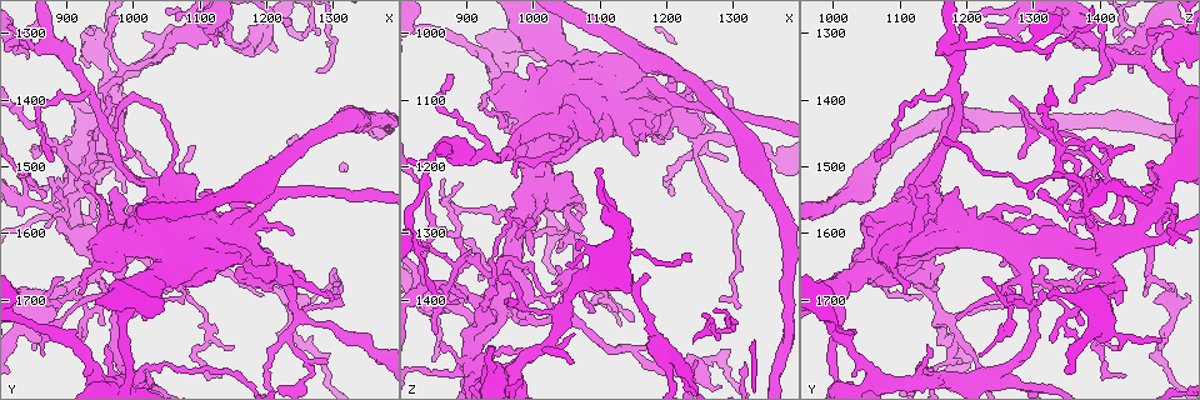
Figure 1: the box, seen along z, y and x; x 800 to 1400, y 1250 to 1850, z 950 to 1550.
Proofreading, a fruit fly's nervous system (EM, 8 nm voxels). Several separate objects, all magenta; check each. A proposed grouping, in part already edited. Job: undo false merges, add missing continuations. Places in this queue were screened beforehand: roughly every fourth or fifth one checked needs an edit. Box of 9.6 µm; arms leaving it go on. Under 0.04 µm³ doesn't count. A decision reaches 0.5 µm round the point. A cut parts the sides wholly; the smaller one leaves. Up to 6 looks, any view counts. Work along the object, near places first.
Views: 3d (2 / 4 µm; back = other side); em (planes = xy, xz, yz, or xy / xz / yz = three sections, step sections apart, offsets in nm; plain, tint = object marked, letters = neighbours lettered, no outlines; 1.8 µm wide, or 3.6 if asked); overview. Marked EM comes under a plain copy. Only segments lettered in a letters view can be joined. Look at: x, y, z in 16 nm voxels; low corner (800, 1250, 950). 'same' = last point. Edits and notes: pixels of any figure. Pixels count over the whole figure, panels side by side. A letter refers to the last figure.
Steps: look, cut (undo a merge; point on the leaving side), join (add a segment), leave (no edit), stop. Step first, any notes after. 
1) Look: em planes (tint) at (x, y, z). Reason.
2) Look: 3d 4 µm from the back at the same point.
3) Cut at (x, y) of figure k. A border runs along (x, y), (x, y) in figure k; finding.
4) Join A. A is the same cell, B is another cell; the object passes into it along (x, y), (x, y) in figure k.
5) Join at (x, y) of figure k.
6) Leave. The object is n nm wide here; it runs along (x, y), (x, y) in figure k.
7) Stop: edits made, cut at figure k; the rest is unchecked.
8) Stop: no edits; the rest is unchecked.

Look: em xz step 4 (tint) at (910, 1570, 1475). Four arms meet.

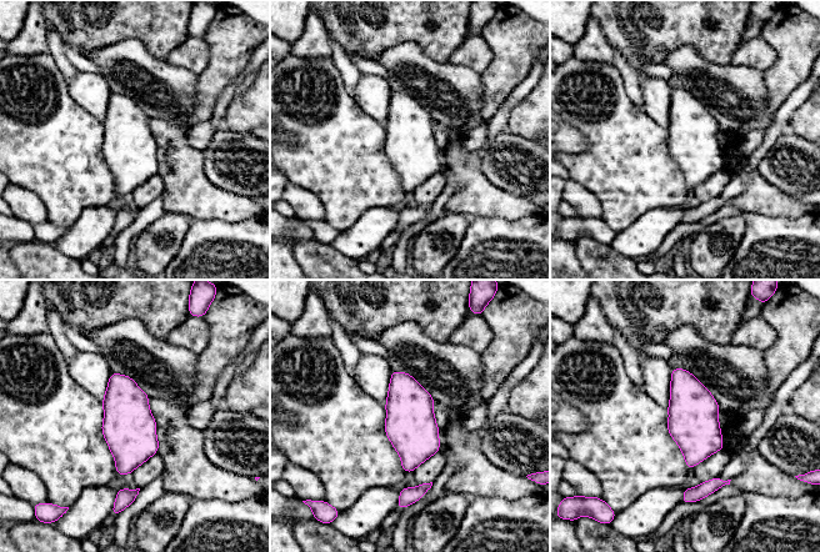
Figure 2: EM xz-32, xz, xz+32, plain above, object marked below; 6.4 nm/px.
Look: em xy step 4 (letters) at the same point.

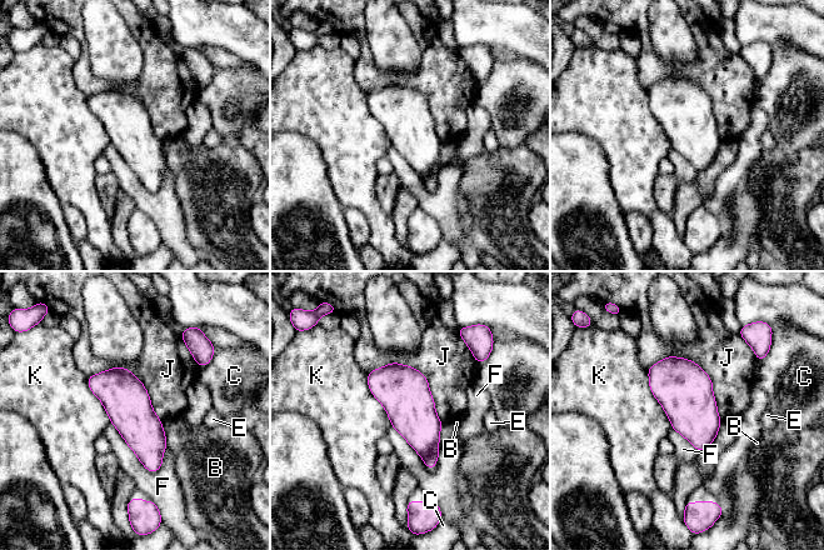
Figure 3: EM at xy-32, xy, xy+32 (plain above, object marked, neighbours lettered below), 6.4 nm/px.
Leave. B, C, E, F, J and K are other cells; one neuron here.

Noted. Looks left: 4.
Look: em 3.6 µm planes (letters) at (855, 1475, 1450). Tapers out.

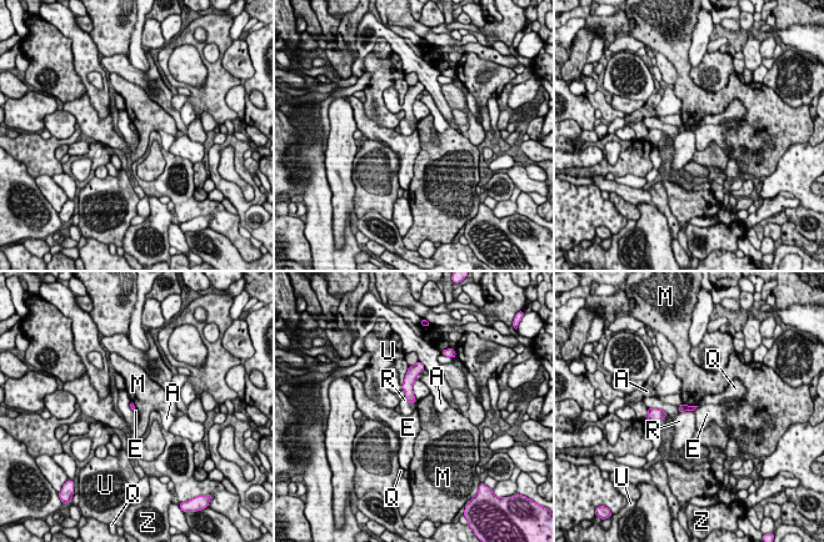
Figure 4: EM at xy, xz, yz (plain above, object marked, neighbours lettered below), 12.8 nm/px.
Leave. A, E, M, Q, R, U and Z are other cells; a border runs along (698, 406), (694, 411) in figure 4; none of them fits.

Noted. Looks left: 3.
Look: em 3.6 µm xz step 16 (letters) at (1005, 1600, 1190). Closes a loop.

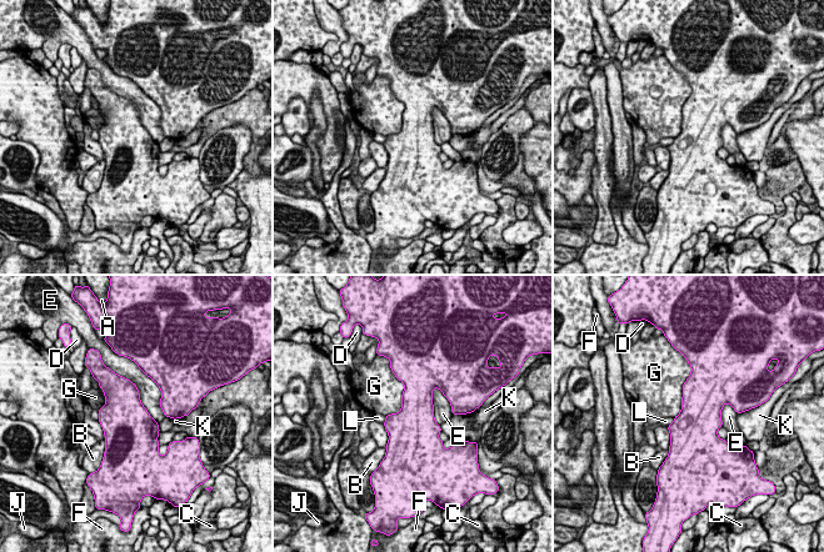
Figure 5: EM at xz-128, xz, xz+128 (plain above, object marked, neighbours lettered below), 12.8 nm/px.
Leave. The longest contact is with G, 550 nm; A, B, C, D, E, F, G, J, K and L are other cells; a border runs along (394, 376), (401, 407), (385, 416) in figure 5; continuous, no second neuron.

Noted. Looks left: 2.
Stop: no edits; the rest is unchecked.

